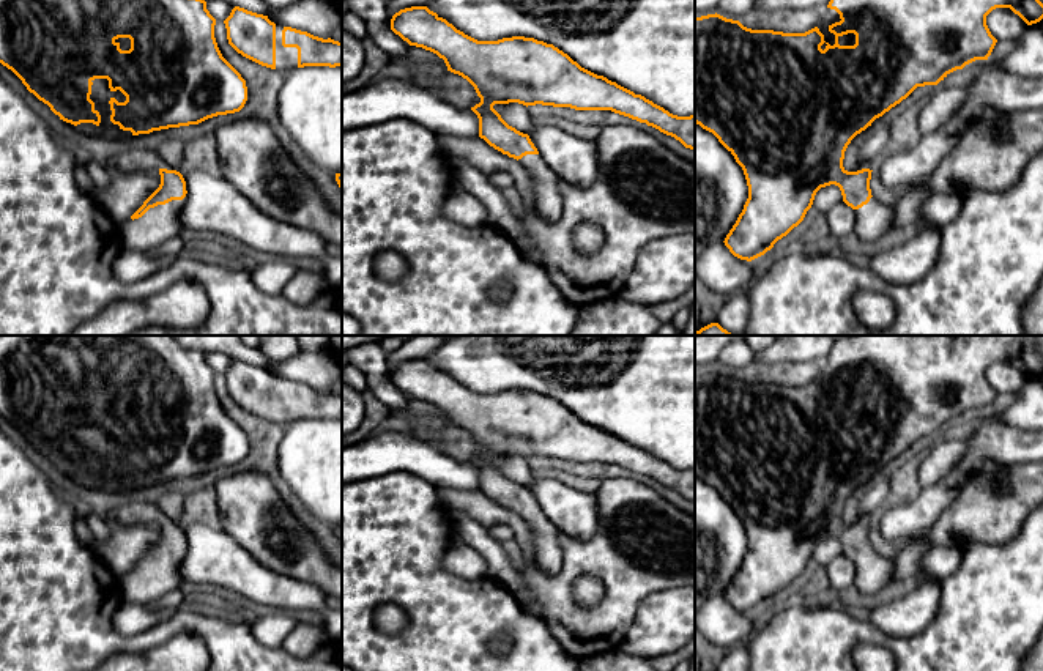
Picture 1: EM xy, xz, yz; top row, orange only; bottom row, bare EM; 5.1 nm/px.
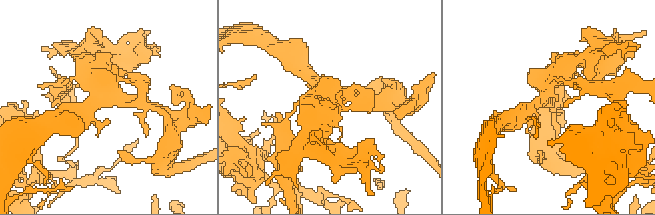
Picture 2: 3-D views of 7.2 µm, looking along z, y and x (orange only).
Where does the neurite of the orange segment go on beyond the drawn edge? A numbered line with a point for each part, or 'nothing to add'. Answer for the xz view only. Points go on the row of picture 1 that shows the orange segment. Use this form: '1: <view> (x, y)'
1: xz (549, 202)

